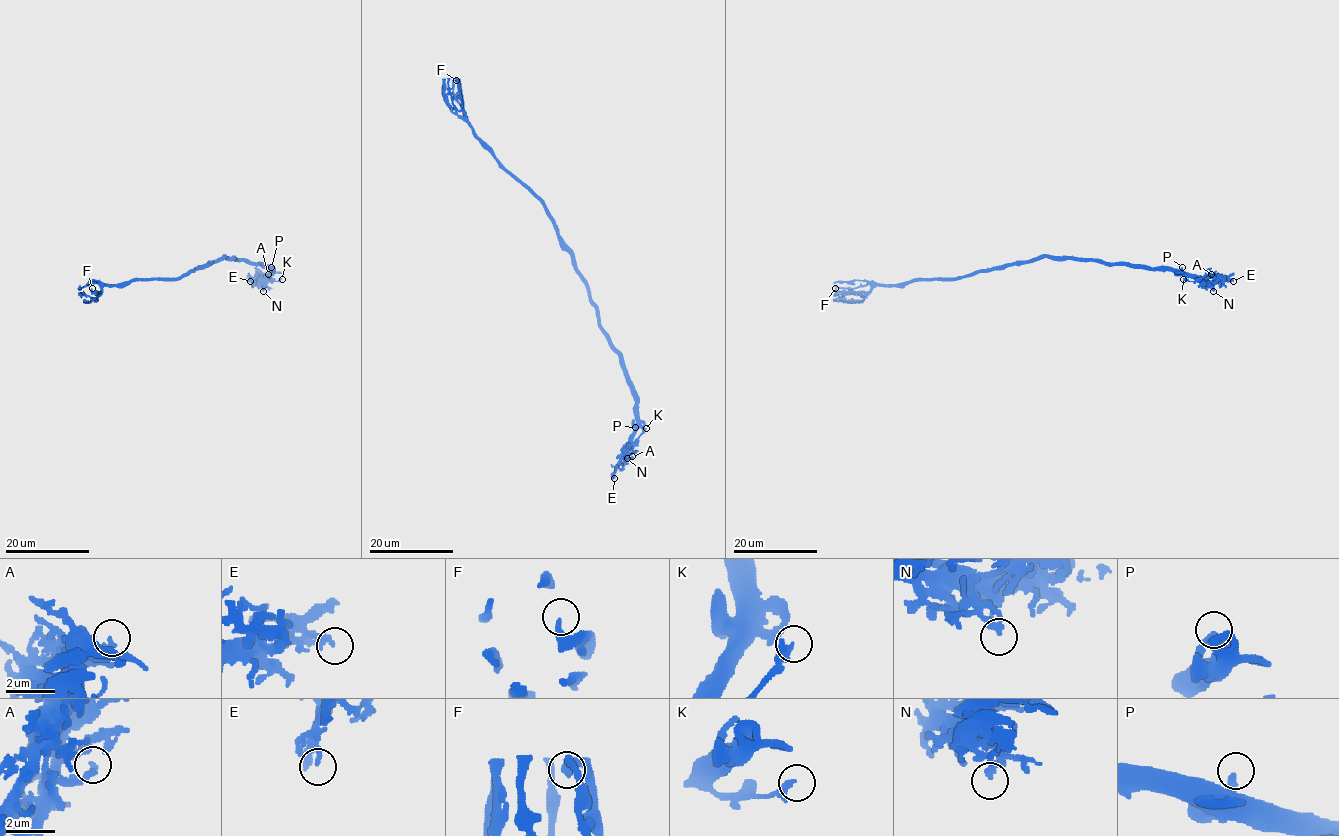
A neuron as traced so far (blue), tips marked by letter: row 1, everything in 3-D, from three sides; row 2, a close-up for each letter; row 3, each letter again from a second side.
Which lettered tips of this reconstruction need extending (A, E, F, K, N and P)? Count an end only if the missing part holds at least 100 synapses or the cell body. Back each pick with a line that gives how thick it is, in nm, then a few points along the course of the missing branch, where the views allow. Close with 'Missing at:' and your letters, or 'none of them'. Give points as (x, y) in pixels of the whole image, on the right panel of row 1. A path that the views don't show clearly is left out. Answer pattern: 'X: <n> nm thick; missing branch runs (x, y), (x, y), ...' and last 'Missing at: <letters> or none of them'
P: 240 nm thick; missing branch runs (1182, 267), (1181, 262), (1185, 262), (1194, 269), (1190, 283), (1232, 291), (1252, 285)
Missing at: P

